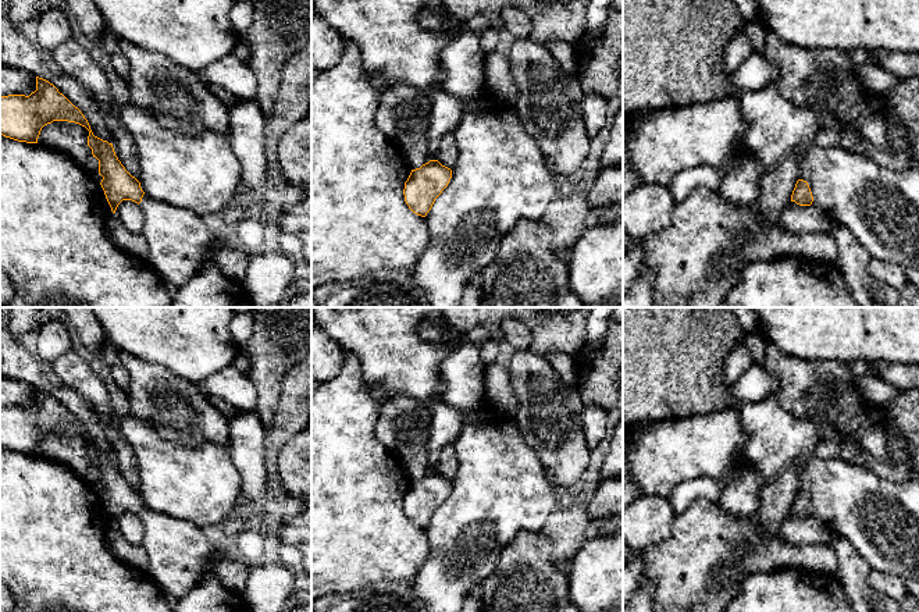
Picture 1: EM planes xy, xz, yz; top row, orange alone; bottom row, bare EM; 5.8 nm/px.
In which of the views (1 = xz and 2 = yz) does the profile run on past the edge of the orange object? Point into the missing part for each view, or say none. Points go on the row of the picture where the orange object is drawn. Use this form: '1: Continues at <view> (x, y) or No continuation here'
1: No continuation here
2: No continuation here

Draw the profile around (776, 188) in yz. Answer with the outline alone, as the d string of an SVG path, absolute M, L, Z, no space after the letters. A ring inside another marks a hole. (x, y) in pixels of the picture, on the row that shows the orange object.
M784 157L761 182L761 193L755 203L763 227L779 224L781 209L791 200L798 181L799 164L794 157Z

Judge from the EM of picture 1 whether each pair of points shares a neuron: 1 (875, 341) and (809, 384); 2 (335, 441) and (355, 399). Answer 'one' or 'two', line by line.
1: two
2: one

